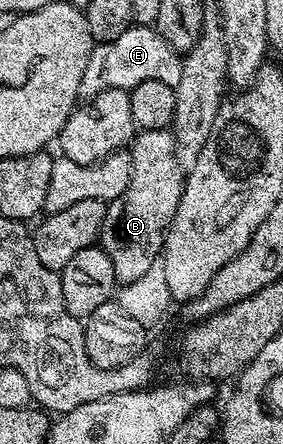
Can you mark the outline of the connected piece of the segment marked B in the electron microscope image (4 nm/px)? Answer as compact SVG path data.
M167 128L162 130L137 131L131 145L132 173L130 174L130 186L122 190L118 198L107 201L108 213L102 222L102 230L98 241L99 247L114 262L114 274L121 285L130 282L138 282L150 266L158 262L158 257L164 250L164 234L167 232L174 214L178 210L178 202L184 193L186 179L185 169L180 167L176 157L176 137Z

